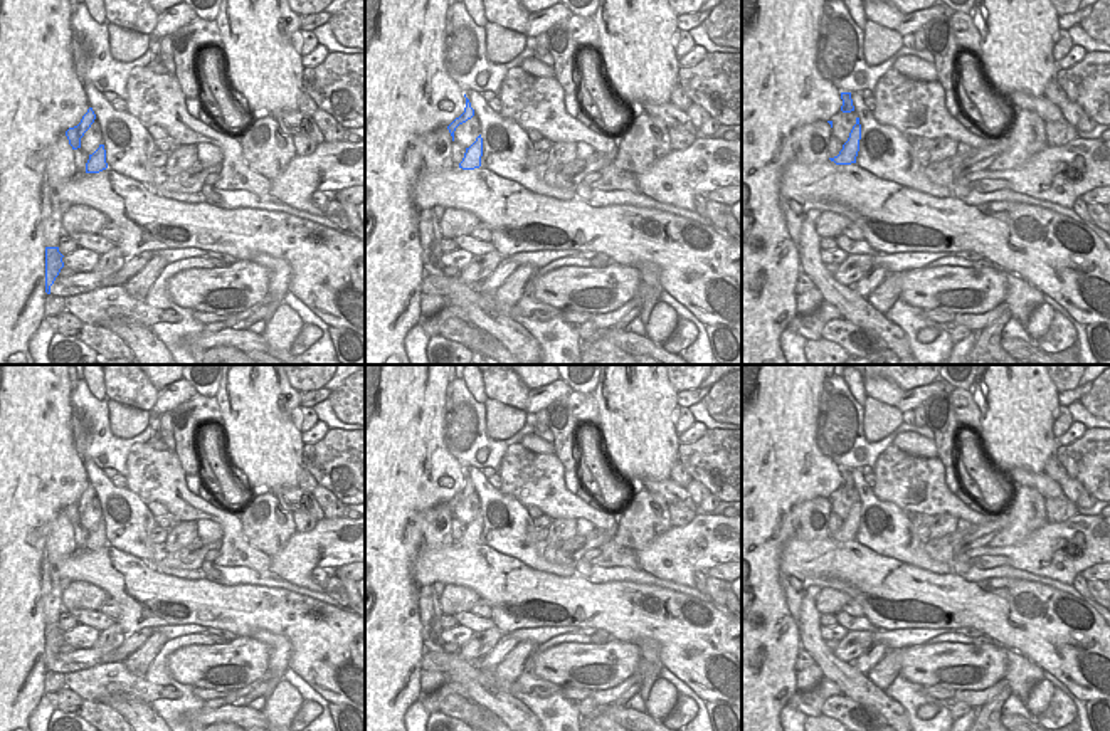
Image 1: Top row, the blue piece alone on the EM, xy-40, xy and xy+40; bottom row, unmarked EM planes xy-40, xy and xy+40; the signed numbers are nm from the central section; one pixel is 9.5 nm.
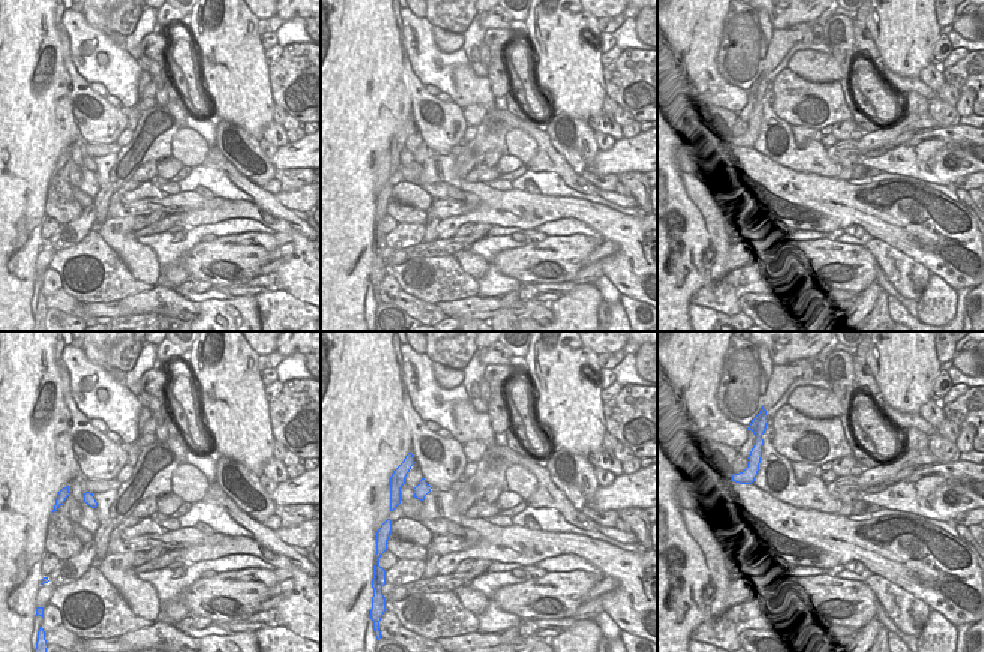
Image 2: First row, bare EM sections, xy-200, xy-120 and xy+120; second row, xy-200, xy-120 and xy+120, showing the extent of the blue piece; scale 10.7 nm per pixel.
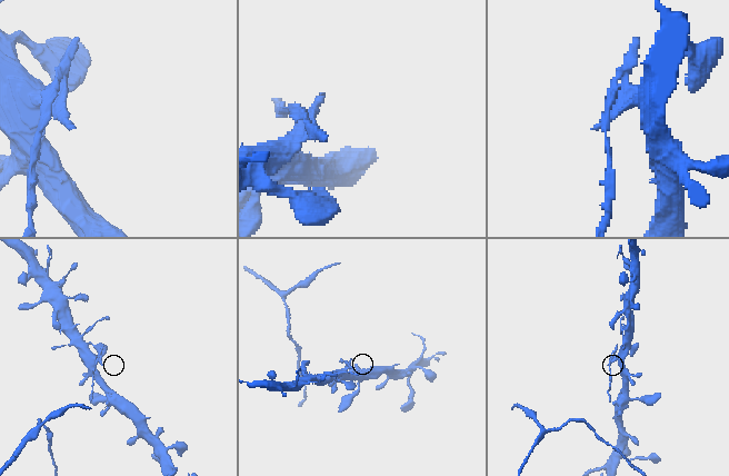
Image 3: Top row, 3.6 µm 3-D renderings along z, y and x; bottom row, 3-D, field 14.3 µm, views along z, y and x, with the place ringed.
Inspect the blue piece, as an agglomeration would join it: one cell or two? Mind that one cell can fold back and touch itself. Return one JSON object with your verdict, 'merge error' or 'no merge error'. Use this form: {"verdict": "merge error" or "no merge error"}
{"verdict": "merge error"}

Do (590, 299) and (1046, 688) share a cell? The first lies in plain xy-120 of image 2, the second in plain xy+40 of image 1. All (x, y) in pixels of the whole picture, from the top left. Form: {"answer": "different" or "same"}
{"answer": "same"}

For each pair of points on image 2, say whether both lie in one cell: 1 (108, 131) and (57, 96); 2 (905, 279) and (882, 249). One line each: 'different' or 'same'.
1: different
2: same

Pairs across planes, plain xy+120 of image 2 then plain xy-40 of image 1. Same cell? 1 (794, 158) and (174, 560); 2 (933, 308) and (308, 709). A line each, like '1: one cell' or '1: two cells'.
1: two cells
2: one cell

